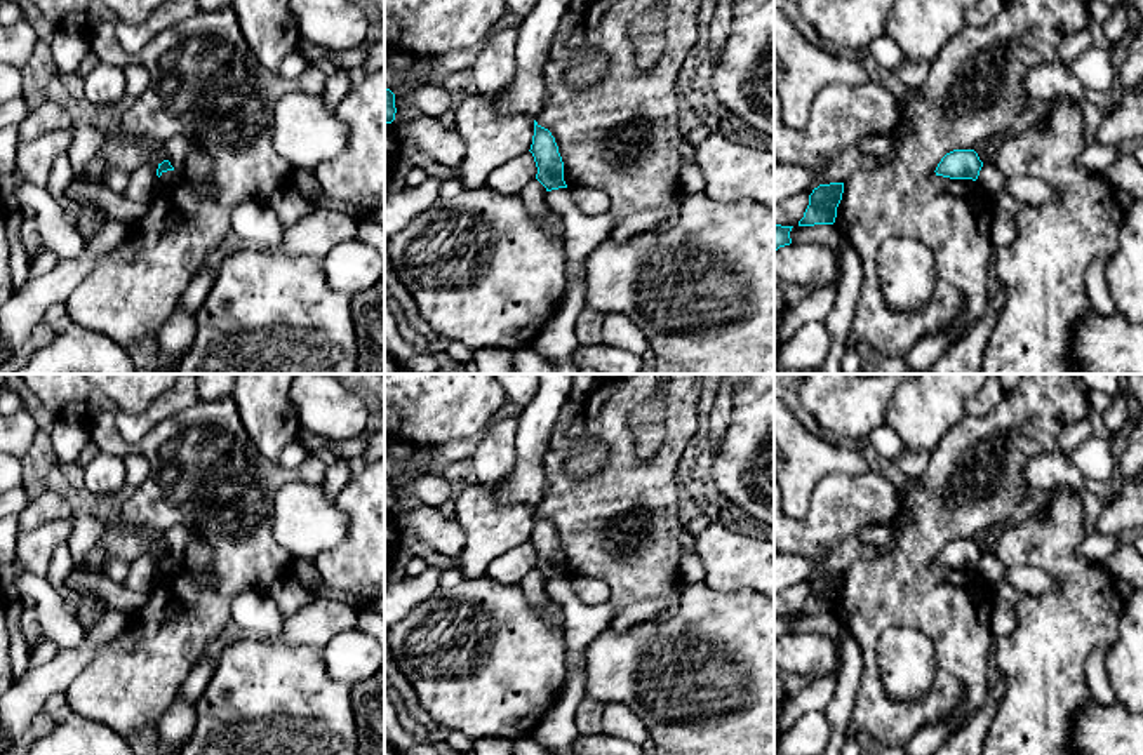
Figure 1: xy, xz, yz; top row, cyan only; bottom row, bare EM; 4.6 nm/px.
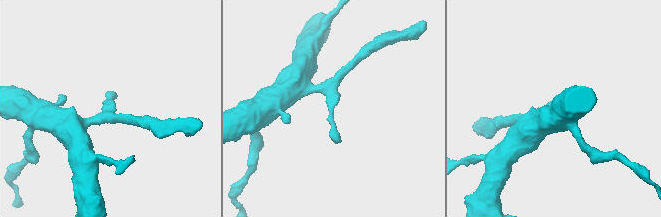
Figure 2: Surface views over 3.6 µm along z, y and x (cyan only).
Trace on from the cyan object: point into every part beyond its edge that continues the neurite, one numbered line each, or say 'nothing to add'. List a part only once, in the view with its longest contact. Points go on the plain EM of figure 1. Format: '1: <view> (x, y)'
nothing to add

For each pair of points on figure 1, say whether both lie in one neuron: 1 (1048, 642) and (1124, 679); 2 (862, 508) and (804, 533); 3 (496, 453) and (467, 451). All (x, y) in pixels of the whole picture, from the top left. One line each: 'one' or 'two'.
1: two
2: one
3: two

